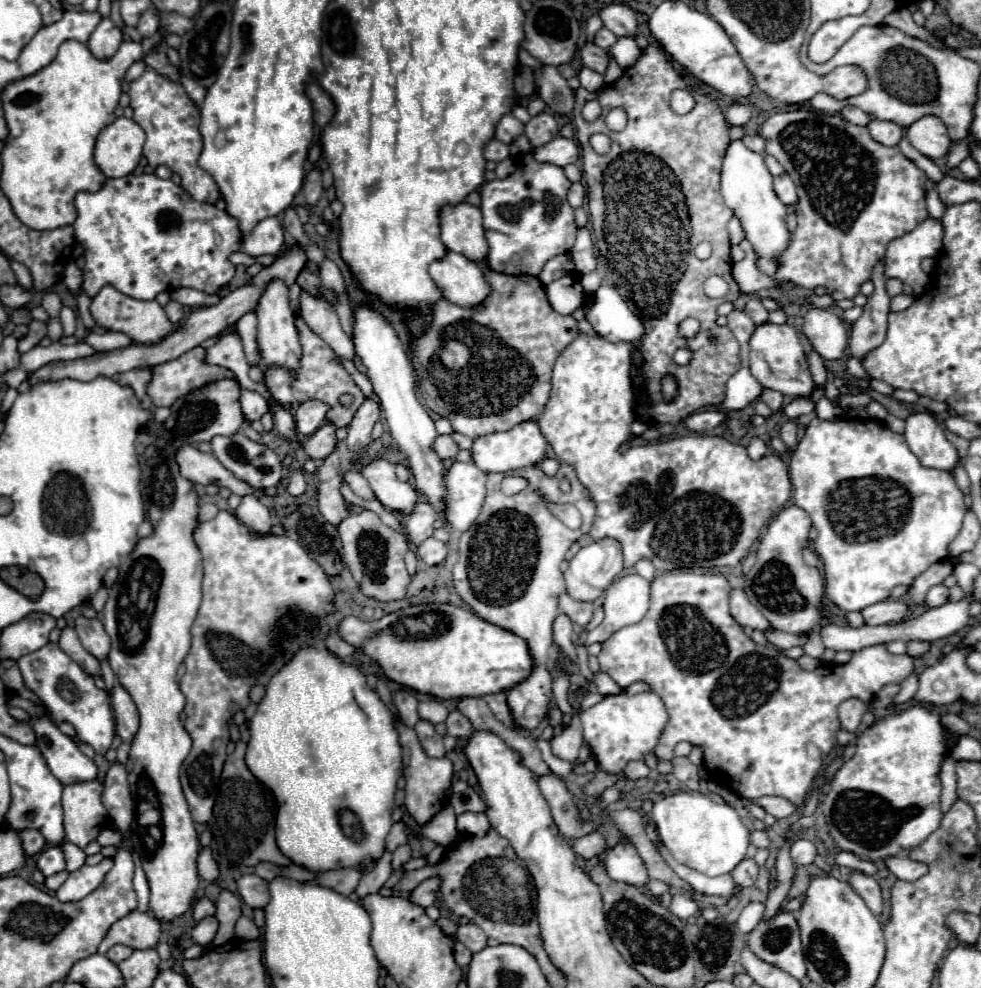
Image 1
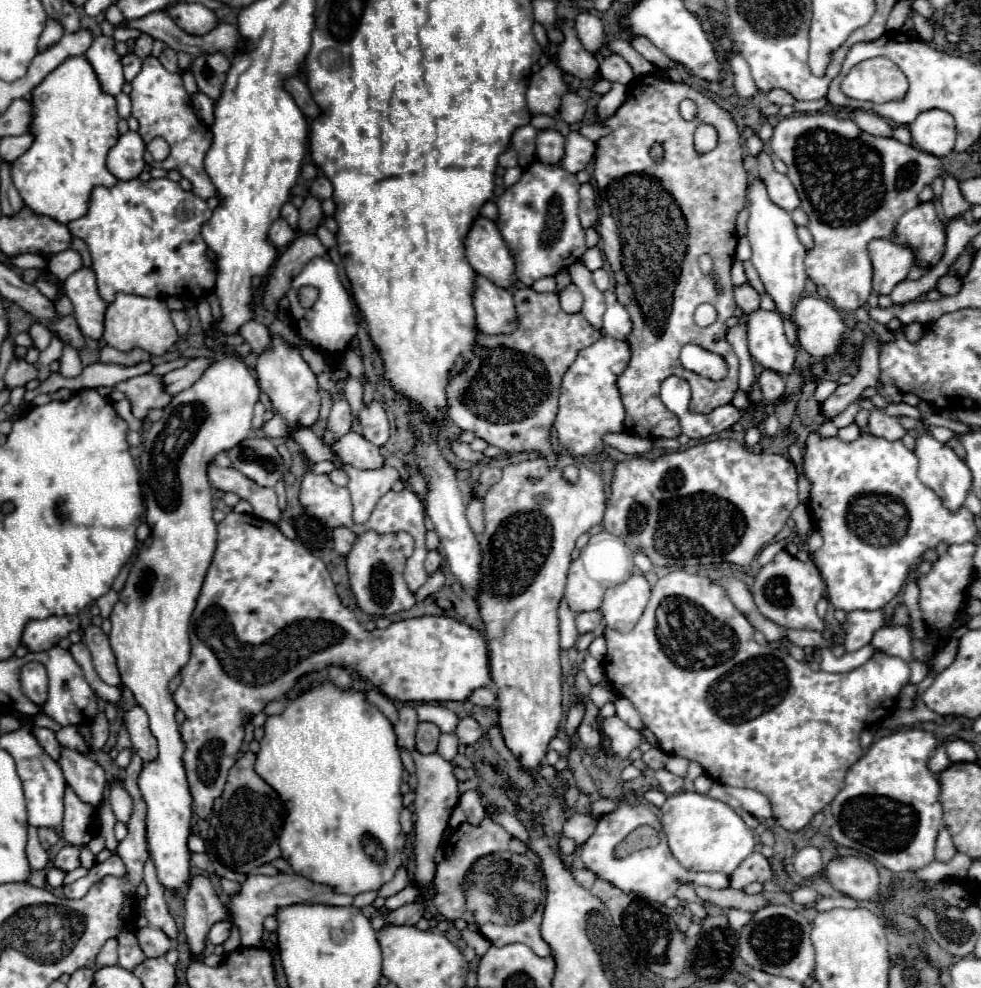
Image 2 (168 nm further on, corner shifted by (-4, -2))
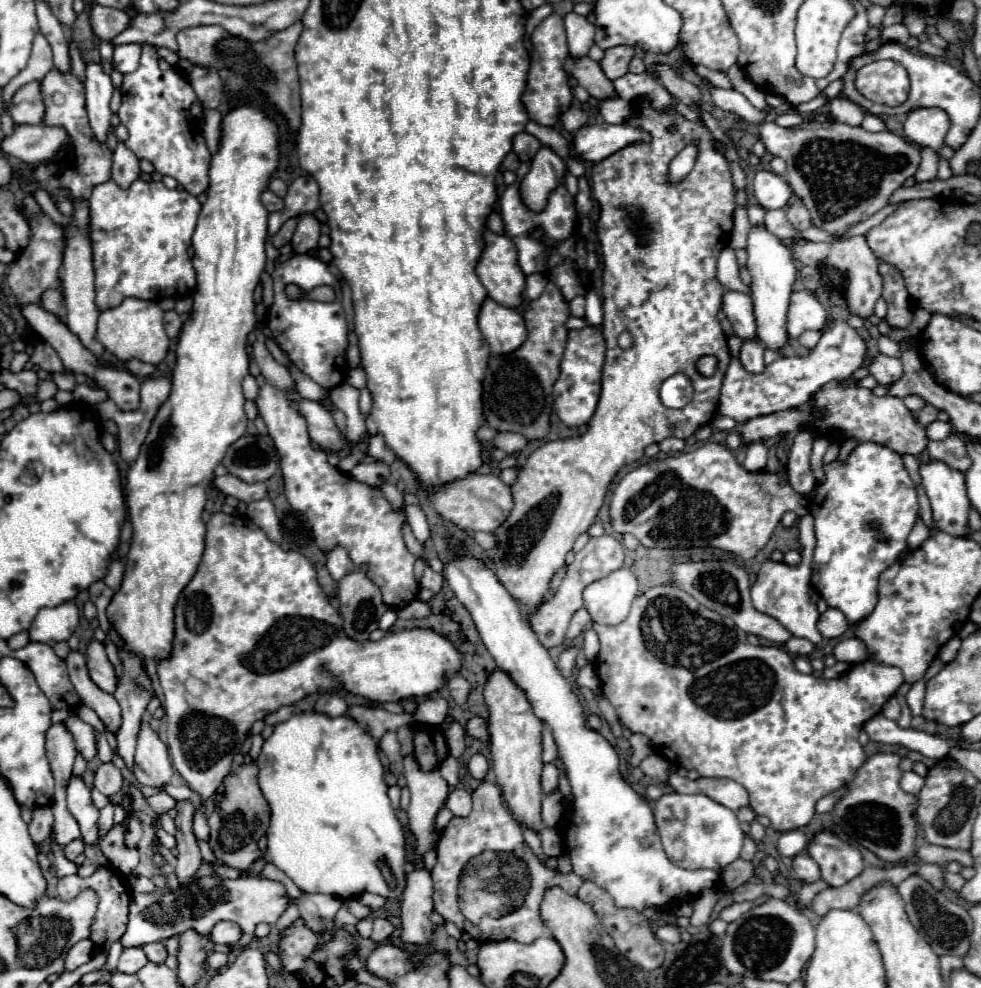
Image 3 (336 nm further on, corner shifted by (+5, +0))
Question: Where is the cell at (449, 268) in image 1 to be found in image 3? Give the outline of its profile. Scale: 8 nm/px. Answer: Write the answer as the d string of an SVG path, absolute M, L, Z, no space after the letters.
M490 297L480 307L478 325L490 345L490 351L496 355L512 353L526 339L526 327L520 311L504 307Z

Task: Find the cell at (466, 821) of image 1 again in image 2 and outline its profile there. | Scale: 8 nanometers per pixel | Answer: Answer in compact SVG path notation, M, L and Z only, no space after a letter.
M465 791L459 797L459 807L465 811L467 821L473 825L481 823L481 819L485 817L485 801L479 795L479 791Z

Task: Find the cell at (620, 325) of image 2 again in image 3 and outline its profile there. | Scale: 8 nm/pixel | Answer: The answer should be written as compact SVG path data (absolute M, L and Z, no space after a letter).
M588 291L586 297L588 297L586 299L586 323L592 327L598 327L598 325L602 325L602 317L604 317L602 301L594 291Z

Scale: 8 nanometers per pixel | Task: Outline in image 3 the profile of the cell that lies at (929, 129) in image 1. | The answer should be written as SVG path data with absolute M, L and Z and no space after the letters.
M930 107L930 109L914 109L908 113L908 119L904 123L904 135L916 143L918 147L930 147L934 151L940 151L944 145L944 137L950 129L950 119L942 109Z

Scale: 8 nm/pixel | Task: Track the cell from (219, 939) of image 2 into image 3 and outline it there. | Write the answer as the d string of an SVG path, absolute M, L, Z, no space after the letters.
M220 921L214 925L212 933L210 933L210 941L212 943L220 943L220 945L232 945L240 939L240 927L232 921Z

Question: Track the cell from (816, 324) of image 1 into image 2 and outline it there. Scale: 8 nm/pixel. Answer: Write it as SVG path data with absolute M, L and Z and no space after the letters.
M803 297L793 313L799 345L815 359L825 359L837 351L845 335L845 321L839 311L817 297Z

